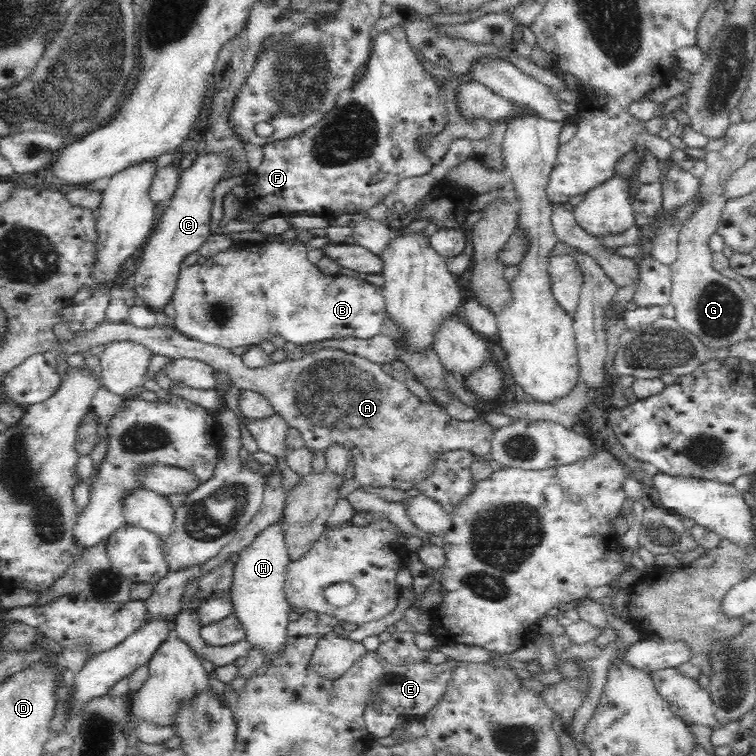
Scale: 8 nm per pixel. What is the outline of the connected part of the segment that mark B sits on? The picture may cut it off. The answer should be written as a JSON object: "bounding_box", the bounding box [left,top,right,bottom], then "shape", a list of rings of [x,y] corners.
{"bounding_box":[171,237,386,349],"shape":[[[298,237],[292,240],[285,241],[266,241],[262,243],[244,244],[232,243],[226,250],[221,250],[218,254],[206,259],[203,265],[188,266],[179,271],[177,285],[173,290],[171,301],[174,304],[175,316],[173,317],[173,326],[184,336],[192,340],[199,340],[200,342],[221,346],[222,348],[231,349],[234,346],[246,345],[248,347],[258,345],[263,338],[271,338],[274,335],[281,334],[286,341],[294,342],[294,344],[301,345],[308,342],[319,342],[323,340],[330,340],[330,338],[369,338],[375,337],[382,333],[384,318],[386,318],[385,298],[383,297],[383,289],[376,285],[368,283],[361,274],[358,278],[350,278],[342,274],[325,276],[318,271],[318,267],[308,260],[308,246]]]}

